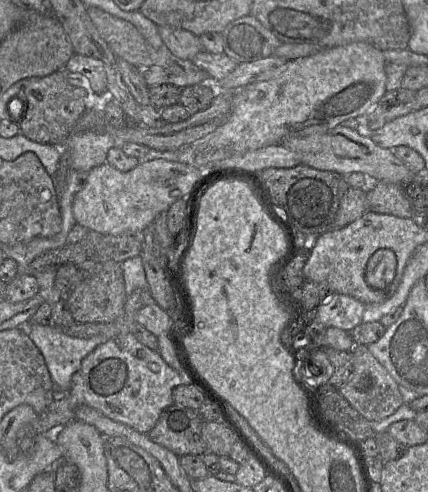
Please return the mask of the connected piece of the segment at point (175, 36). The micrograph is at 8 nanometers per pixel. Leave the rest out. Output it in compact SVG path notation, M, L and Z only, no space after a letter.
M169 26L159 27L161 39L171 55L182 62L190 62L198 53L205 51L200 37L193 33Z

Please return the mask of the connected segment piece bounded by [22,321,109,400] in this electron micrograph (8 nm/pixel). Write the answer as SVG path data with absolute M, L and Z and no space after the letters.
M29 321L27 329L22 330L29 336L31 341L42 354L49 373L57 390L54 392L54 400L59 400L65 396L71 386L72 376L81 367L82 360L90 354L97 346L105 343L109 339L104 336L94 336L91 338L75 338L66 335L60 328L53 324L42 325Z

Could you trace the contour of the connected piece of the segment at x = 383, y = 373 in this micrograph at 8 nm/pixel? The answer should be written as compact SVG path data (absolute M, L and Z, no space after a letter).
M355 344L350 352L353 371L348 381L338 389L340 395L368 421L380 421L392 415L402 404L398 384L372 355L367 345Z

